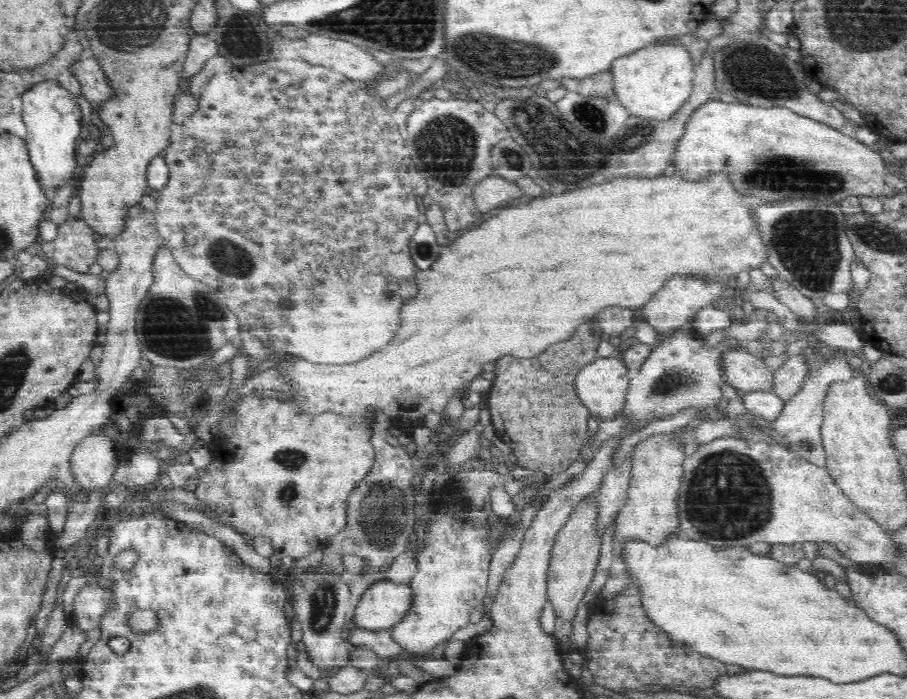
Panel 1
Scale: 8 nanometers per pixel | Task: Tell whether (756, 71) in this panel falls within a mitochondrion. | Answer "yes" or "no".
yes

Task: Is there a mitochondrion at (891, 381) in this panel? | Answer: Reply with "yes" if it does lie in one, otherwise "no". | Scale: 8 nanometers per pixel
yes

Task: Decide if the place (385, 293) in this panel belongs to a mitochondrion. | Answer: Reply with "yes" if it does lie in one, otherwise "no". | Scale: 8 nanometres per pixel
yes

